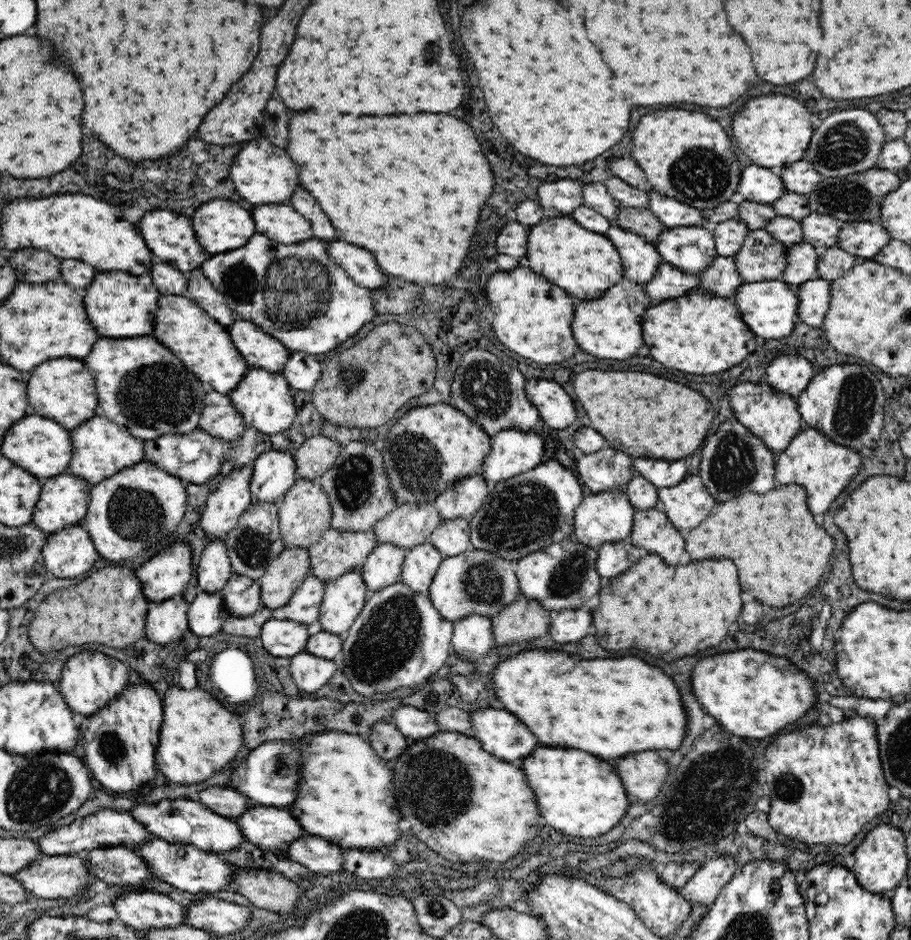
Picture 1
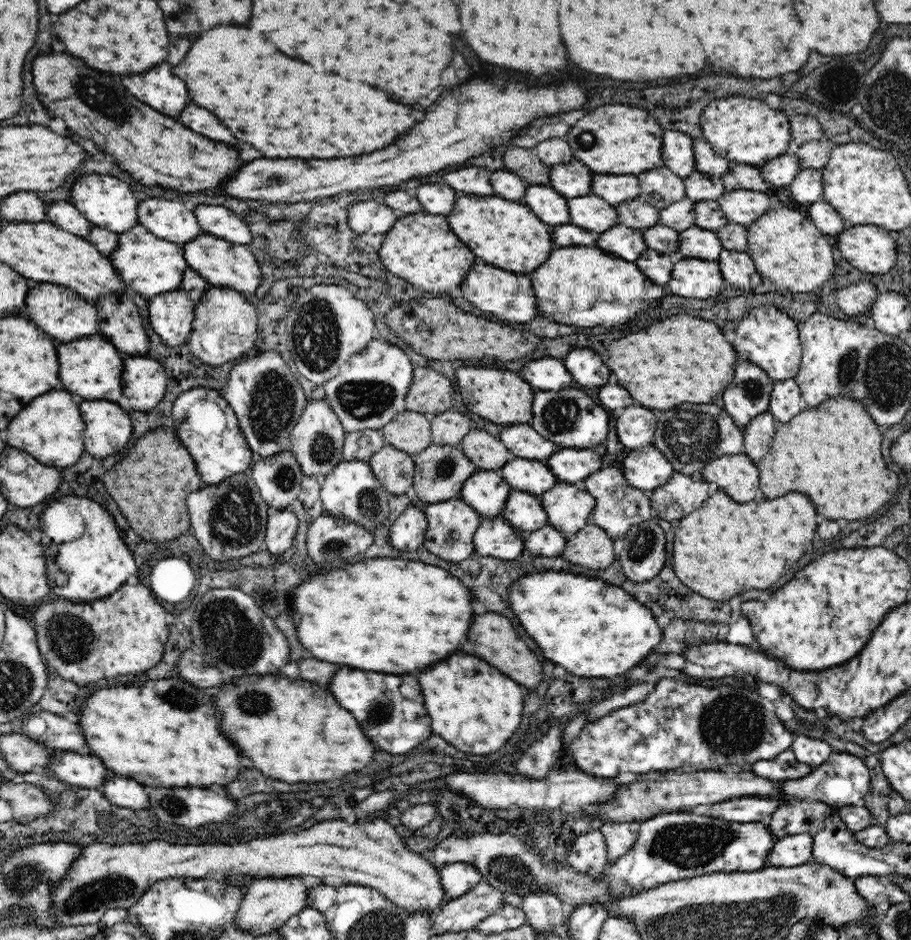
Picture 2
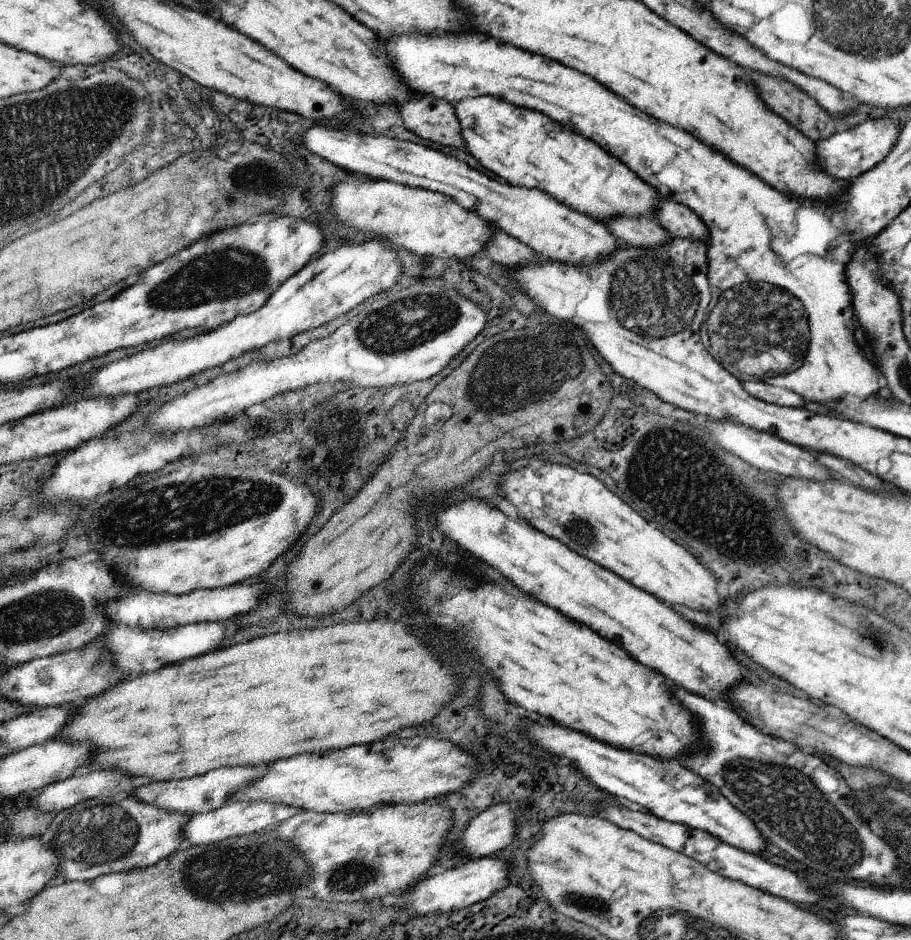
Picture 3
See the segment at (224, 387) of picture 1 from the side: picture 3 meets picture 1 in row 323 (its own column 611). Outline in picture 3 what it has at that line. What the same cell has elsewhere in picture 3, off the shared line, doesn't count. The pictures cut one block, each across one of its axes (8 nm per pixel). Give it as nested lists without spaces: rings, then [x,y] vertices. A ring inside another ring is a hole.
[[[479,96],[457,102],[455,116],[471,156],[511,186],[539,190],[595,222],[615,216],[651,217],[657,206],[656,191],[637,176],[633,178],[626,165],[619,164],[595,142],[573,134],[539,112],[517,108],[493,96]]]

